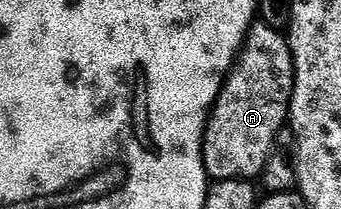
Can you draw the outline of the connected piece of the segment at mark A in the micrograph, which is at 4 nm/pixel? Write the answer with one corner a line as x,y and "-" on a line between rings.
254,22
245,35
244,45
229,75
225,77
213,111
209,113
209,123
205,126
205,141
201,143
201,153
205,159
205,171
213,180
248,180
260,177
263,166
275,151
273,143
286,127
289,119
289,99
293,97
293,52
288,39
278,29

